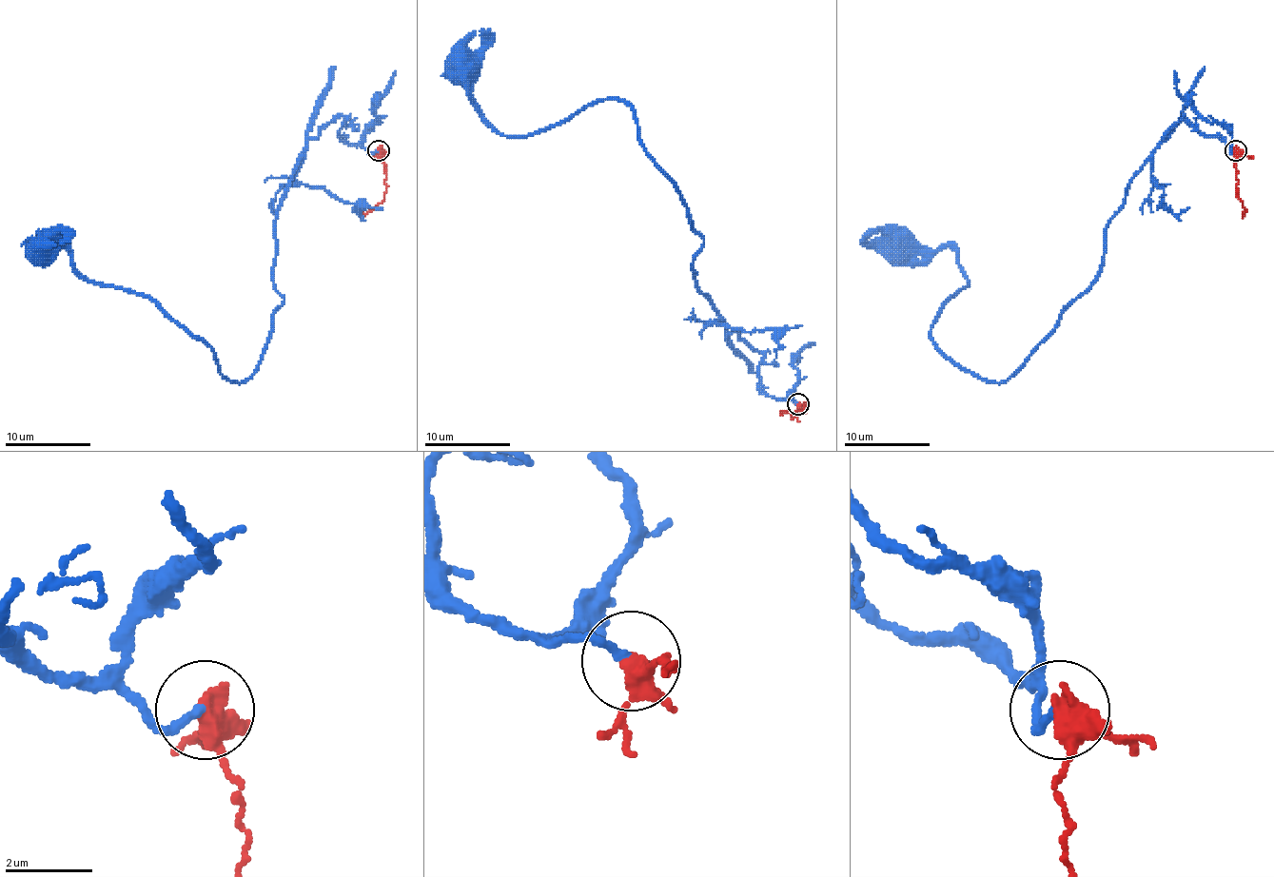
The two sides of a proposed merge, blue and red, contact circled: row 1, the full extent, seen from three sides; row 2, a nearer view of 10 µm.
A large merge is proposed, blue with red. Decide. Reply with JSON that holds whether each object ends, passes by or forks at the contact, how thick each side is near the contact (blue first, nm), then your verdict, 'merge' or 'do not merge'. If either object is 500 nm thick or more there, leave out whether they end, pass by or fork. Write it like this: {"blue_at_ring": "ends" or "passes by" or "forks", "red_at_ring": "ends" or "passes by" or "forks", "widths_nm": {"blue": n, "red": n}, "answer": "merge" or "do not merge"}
{"blue_at_ring": "ends", "red_at_ring": "forks", "widths_nm": {"blue": 170, "red": 360}, "answer": "merge"}

